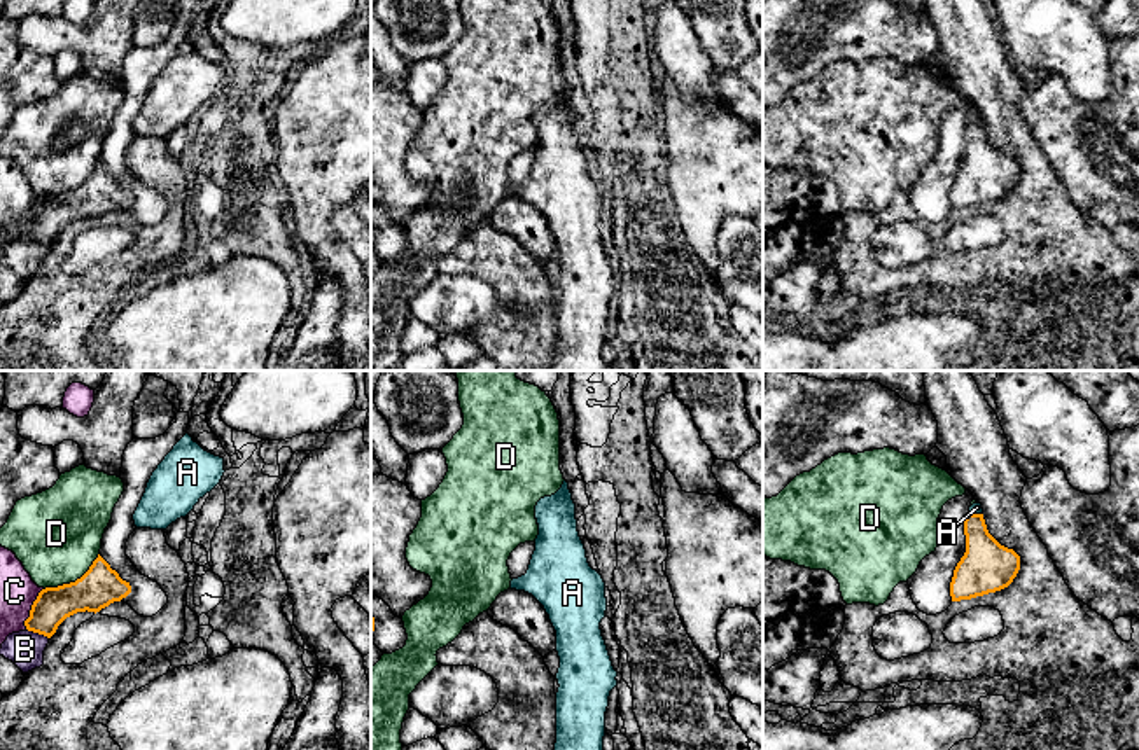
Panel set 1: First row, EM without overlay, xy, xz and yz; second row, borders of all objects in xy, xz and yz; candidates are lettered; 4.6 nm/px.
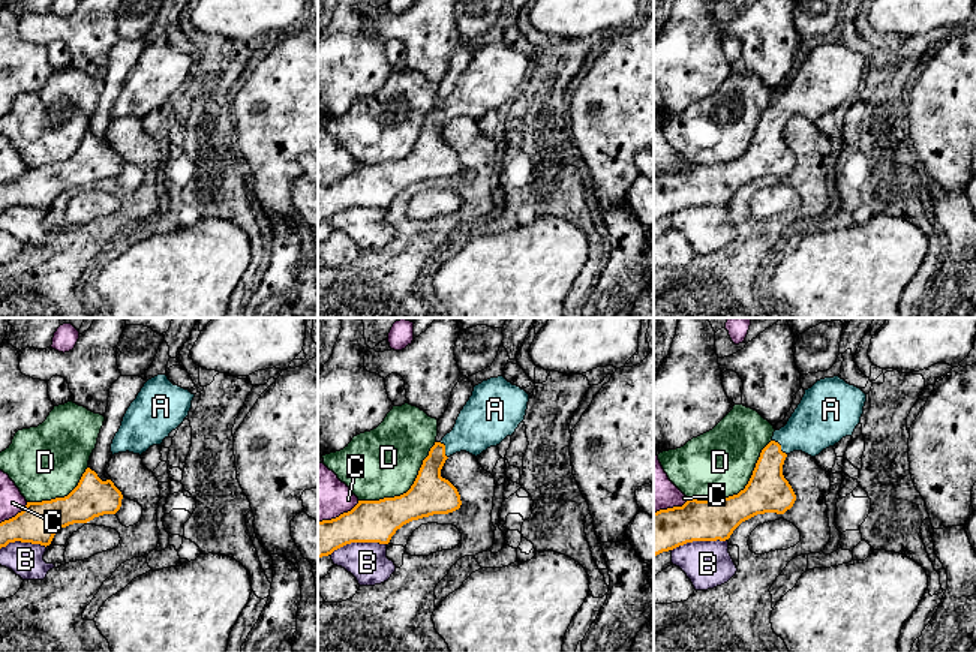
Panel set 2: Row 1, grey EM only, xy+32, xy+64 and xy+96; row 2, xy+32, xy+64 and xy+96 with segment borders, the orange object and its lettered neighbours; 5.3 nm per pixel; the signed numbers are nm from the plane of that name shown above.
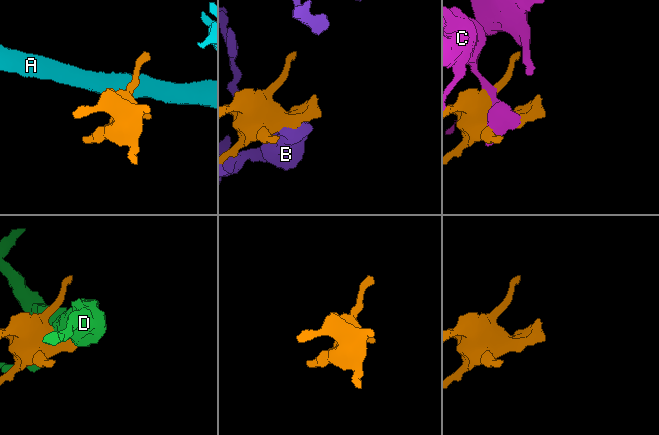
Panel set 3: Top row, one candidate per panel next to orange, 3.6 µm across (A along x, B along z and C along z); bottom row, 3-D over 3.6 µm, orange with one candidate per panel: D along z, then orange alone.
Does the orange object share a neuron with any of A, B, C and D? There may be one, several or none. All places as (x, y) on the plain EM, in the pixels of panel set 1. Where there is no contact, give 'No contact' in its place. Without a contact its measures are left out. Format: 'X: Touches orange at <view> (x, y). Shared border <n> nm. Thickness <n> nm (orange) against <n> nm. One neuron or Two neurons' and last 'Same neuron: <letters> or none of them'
A: Touches orange at yz (975, 123). Shared border 70 nm. Thickness 240 nm (orange) against 50 nm. One neuron
B: Touches orange at xy (39, 242). Shared border 100 nm. Thickness 170 nm (orange) against 170 nm. Two neurons
C: Touches orange at xy (32, 217). Shared border 220 nm. Thickness 170 nm (orange) against 170 nm. Two neurons
D: Touches orange at xy (76, 189). Shared border 300 nm. Thickness 190 nm (orange) against 420 nm. Two neurons
Same neuron: A

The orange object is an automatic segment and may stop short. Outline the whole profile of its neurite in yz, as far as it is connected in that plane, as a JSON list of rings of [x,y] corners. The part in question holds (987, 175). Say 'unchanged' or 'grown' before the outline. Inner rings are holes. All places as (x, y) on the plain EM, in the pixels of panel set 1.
grown; [[[982,112],[964,128],[966,161],[950,191],[952,210],[971,208],[1008,196],[1020,178],[1020,164],[987,138]]]

